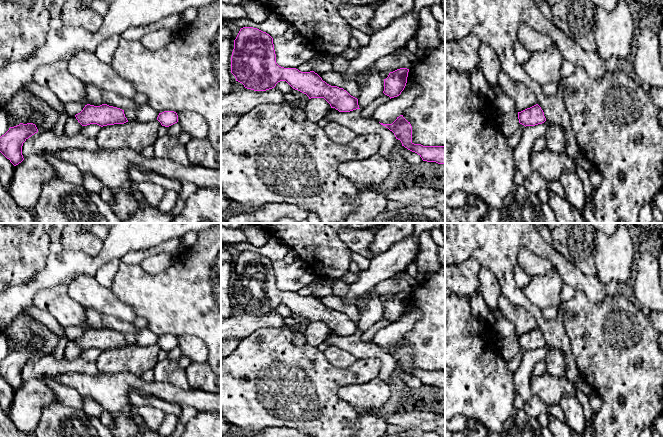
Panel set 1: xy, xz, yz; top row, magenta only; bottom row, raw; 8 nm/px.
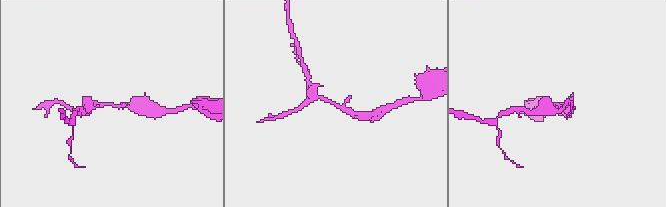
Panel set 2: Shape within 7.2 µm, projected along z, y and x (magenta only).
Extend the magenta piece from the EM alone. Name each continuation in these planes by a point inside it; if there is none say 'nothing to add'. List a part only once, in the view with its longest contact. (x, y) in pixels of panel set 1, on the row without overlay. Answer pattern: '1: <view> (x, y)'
nothing to add

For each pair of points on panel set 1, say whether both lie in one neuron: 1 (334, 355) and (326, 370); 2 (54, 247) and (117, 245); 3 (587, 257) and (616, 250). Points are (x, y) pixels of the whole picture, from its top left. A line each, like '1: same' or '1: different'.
1: different
2: different
3: different

